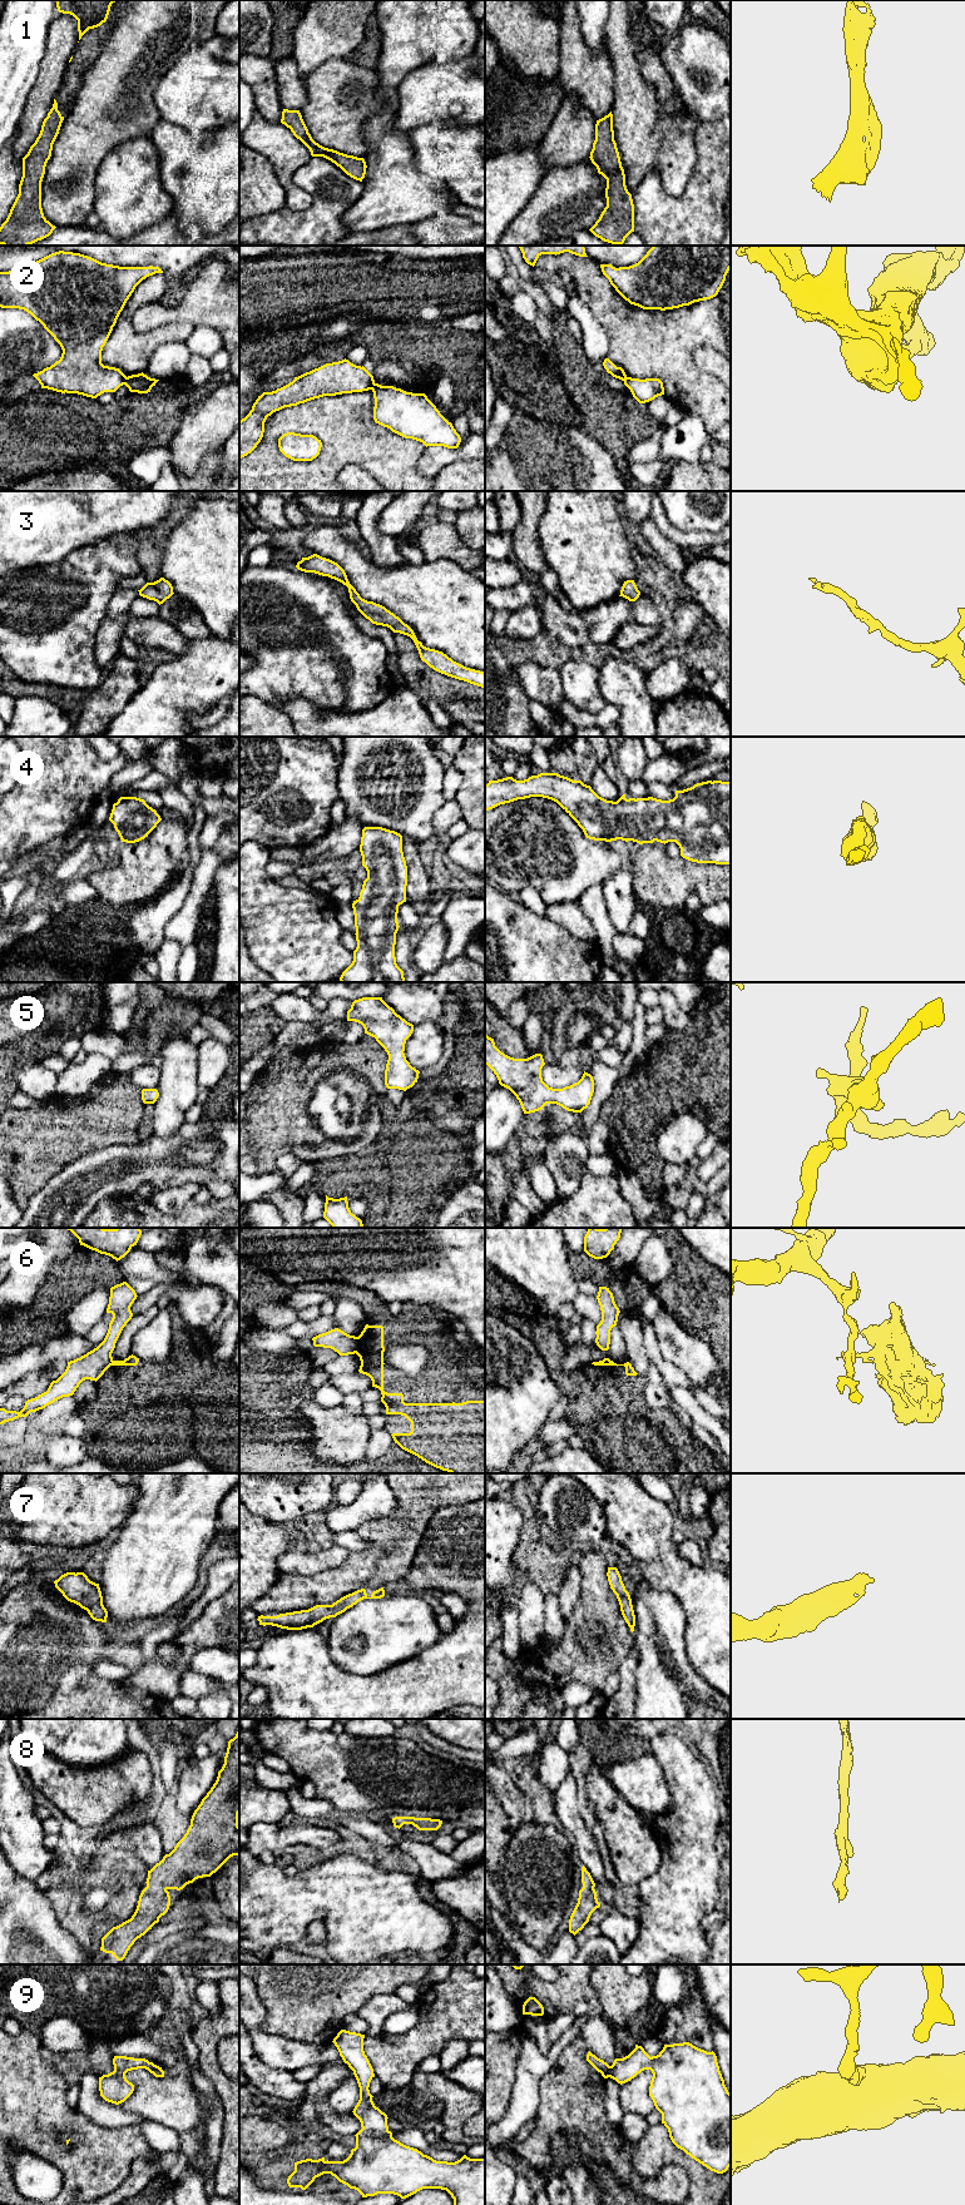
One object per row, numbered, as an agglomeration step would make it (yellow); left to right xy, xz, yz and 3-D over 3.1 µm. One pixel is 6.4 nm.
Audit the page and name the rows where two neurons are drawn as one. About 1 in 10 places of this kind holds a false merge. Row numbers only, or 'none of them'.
2, 6

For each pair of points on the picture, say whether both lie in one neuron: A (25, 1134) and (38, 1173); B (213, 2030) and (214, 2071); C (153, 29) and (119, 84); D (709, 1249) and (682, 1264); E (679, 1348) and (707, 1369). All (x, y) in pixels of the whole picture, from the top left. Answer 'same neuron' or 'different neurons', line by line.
A: same neuron
B: same neuron
C: same neuron
D: different neurons
E: same neuron

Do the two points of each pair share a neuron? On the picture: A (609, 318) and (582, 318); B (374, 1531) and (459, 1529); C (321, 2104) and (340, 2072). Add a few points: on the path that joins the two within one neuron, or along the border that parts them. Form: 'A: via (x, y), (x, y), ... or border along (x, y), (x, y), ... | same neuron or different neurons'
A: border along (577, 296), (603, 330), (609, 345) | different neurons
B: border along (443, 1506), (430, 1520), (414, 1557) | different neurons
C: border along (327, 2096), (316, 2102), (320, 2121) | different neurons

